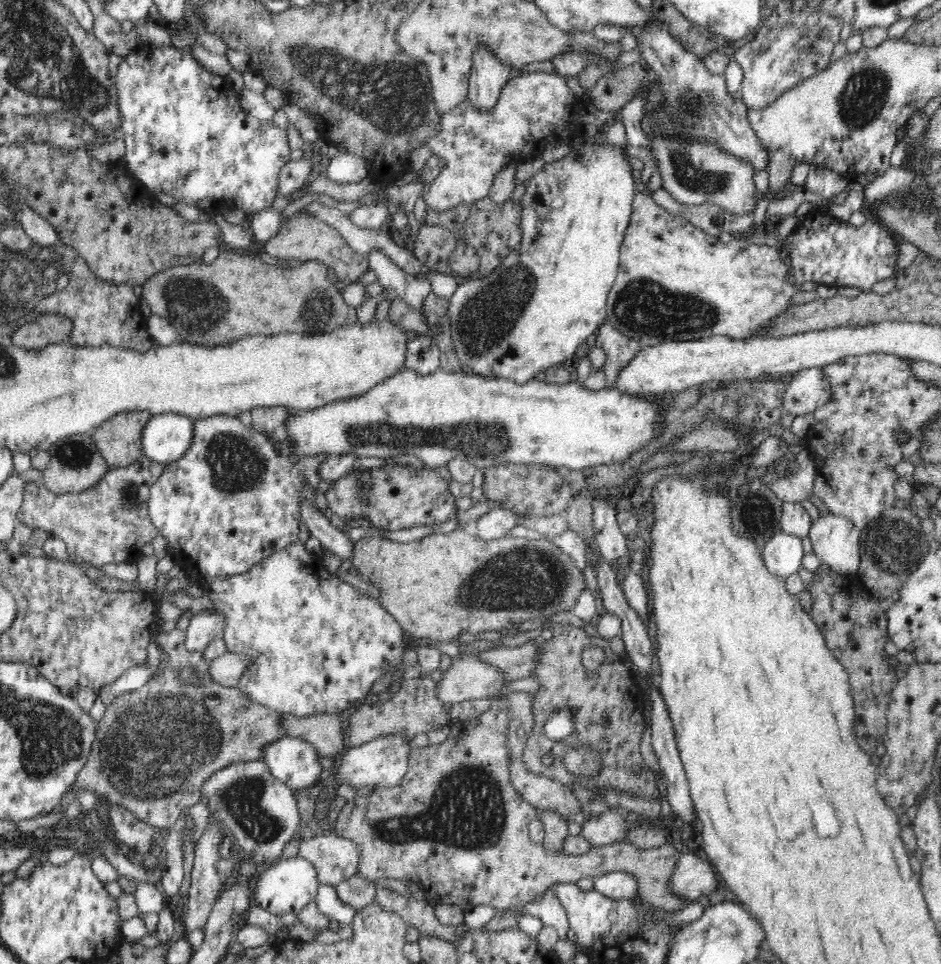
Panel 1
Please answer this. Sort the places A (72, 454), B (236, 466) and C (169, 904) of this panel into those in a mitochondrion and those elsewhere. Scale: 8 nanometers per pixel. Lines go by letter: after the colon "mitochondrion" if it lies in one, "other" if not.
A: mitochondrion
B: mitochondrion
C: other

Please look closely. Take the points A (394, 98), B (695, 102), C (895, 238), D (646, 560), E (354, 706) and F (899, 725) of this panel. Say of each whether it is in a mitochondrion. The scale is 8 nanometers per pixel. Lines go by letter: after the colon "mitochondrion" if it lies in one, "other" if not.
A: mitochondrion
B: mitochondrion
C: other
D: other
E: other
F: other

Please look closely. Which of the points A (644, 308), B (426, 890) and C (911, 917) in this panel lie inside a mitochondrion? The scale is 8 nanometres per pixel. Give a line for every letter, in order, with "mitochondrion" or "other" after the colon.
A: mitochondrion
B: other
C: other

